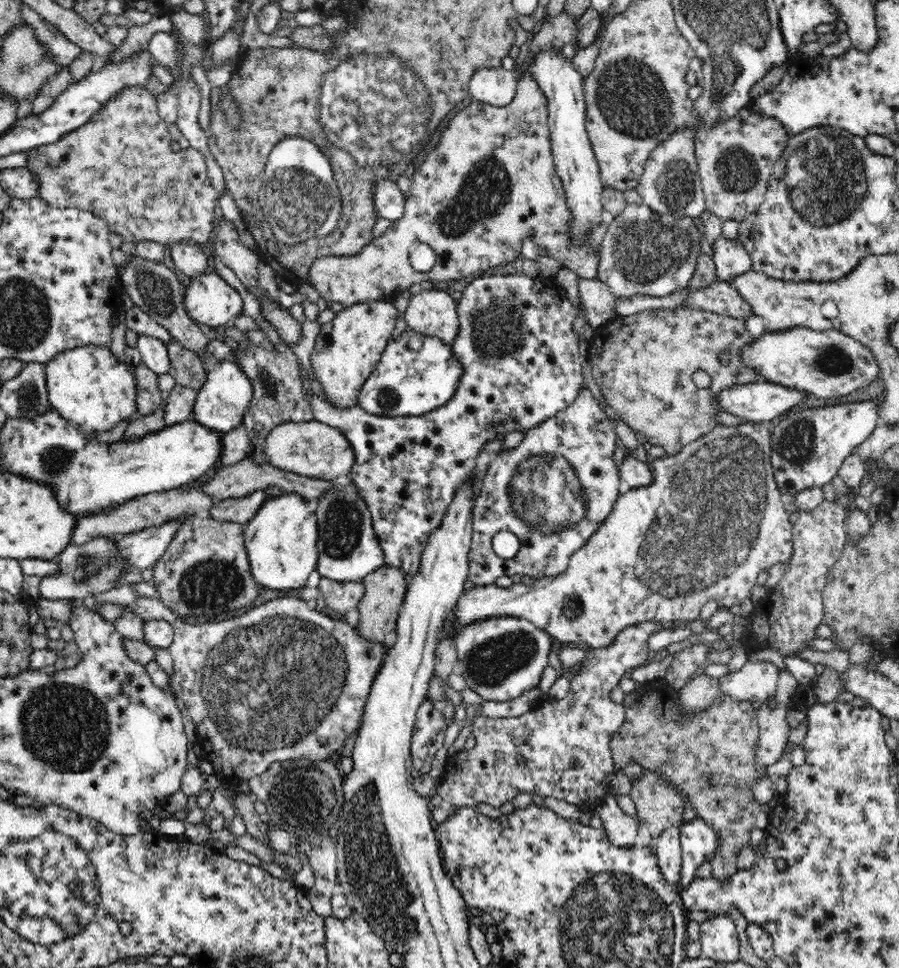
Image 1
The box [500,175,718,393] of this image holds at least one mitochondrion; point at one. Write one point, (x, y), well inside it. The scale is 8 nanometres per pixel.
(645, 251)

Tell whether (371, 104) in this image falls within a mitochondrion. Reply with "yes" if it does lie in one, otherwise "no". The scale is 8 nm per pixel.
yes

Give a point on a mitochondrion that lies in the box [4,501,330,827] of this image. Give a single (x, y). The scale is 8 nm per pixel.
(66, 727)

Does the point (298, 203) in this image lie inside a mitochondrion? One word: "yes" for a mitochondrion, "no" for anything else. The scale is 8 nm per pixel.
yes

